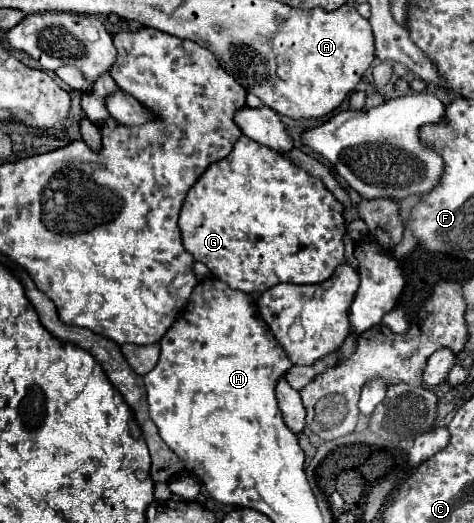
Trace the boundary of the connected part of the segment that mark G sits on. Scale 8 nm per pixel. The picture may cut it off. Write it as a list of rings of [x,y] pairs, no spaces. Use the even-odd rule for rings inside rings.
[[[240,136],[232,152],[214,164],[200,176],[186,196],[180,212],[180,230],[184,248],[222,282],[234,290],[248,294],[262,294],[264,290],[280,284],[320,284],[328,280],[344,260],[344,206],[334,198],[326,184],[294,162],[290,162],[278,150],[252,142]]]

